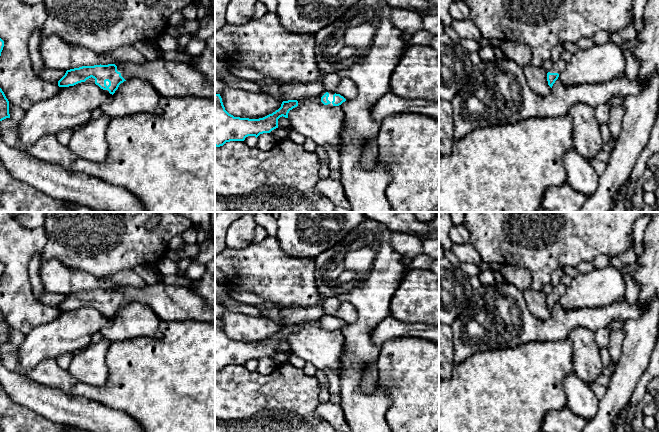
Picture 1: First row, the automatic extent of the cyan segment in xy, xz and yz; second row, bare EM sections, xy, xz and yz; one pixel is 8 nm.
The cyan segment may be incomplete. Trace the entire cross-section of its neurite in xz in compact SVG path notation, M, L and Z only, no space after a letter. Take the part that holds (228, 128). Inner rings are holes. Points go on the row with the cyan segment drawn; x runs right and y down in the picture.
M215 93L215 146L223 146L230 141L244 141L248 136L256 138L278 128L280 117L288 118L290 110L298 106L297 100L283 101L281 107L263 118L249 119L234 117L223 105L220 94Z

